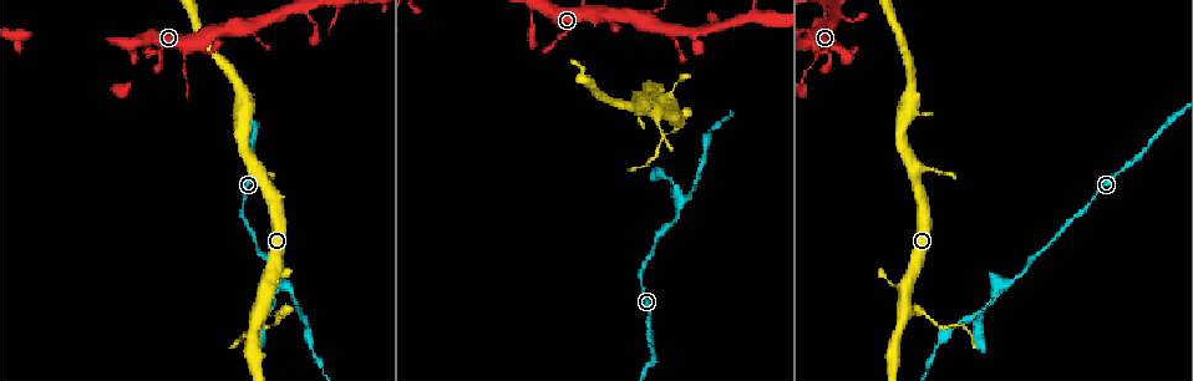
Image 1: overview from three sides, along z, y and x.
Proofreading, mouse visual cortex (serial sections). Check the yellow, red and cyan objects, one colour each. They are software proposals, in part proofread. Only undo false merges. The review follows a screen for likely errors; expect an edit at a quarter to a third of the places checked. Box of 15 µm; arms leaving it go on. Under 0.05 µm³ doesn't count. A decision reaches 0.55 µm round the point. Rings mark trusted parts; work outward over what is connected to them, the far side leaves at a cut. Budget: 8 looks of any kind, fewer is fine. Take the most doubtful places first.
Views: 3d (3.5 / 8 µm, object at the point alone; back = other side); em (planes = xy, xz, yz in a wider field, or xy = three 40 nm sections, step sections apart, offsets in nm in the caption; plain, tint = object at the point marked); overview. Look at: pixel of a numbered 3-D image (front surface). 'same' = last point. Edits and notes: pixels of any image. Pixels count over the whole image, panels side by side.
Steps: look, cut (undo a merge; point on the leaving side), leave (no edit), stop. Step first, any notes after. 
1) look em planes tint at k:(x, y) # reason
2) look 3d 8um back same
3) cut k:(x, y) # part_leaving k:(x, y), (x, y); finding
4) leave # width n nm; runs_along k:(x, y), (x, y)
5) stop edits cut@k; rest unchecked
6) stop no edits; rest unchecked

look 3d 3.5um at 1:(927, 318) # abrupt turn

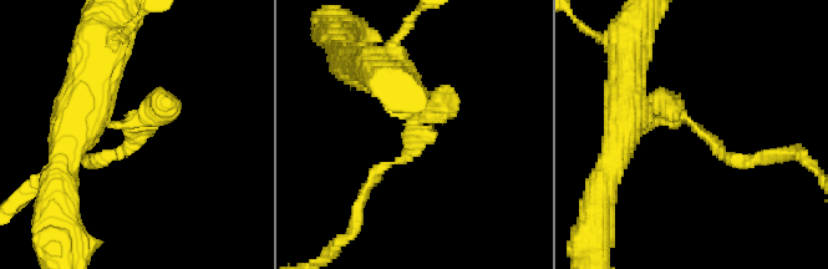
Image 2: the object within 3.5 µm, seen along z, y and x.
look em xy step 3 tint at 2:(410, 141)

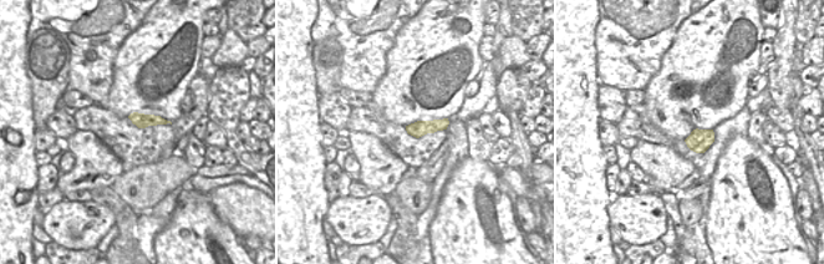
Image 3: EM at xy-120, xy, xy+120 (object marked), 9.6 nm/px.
cut 2:(118, 153) # width 150 nm; part_leaving 2:(415, 133), (411, 153), (372, 176), (357, 213); two cells meet here

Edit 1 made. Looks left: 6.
look 3d 3.5um back at 1:(308, 10) # calibre changes

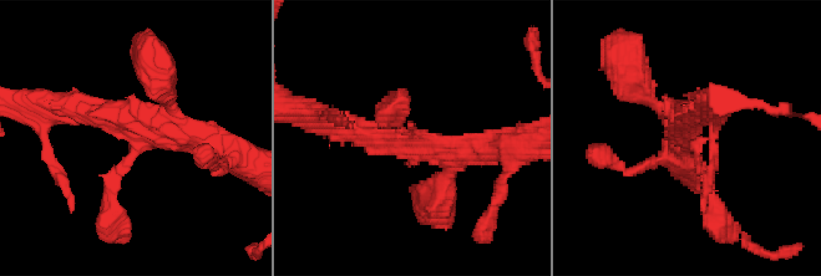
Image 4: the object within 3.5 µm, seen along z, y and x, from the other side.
look em xy step 5 tint at 4:(411, 129) # need the tissue

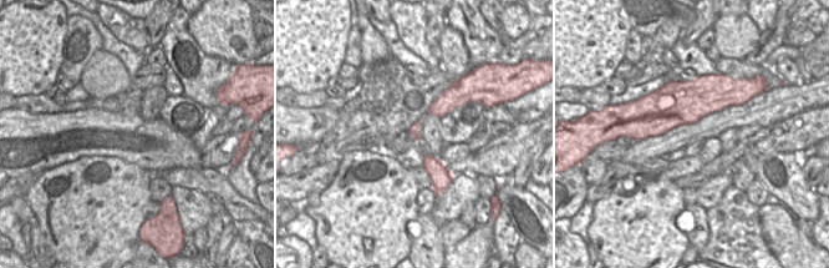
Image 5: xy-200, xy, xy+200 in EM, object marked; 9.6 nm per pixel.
look em xy step 3 tint same # another direction

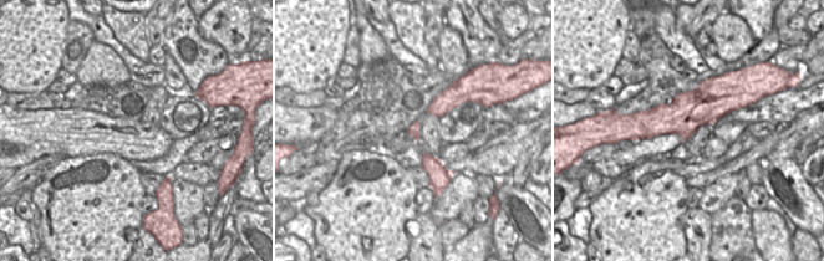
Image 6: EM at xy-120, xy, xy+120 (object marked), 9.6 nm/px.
leave # arm_widths 150, 200, 300, 300 nm; runs_along 4:(198, 136), (148, 119), (111, 180), (111, 219); continuous, no second cell

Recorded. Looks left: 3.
look 3d 3.5um at 1:(682, 204) # sudden change in width

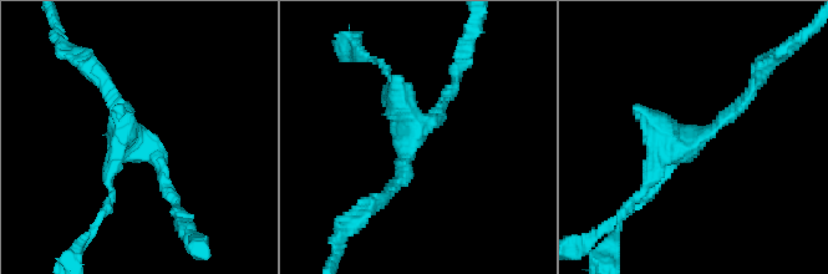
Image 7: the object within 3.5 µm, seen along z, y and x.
look em xy step 1 tint at 7:(414, 129)

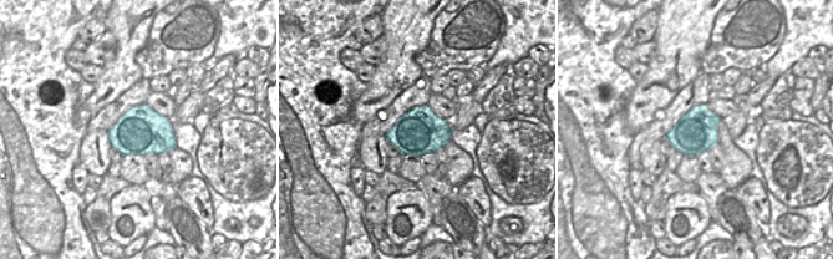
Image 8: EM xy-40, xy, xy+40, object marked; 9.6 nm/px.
leave # continuous, no second cell

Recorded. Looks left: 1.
stop edits cut@2; rest unchecked

